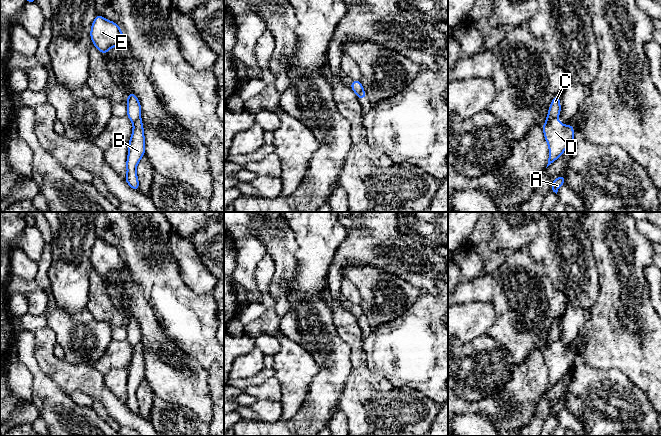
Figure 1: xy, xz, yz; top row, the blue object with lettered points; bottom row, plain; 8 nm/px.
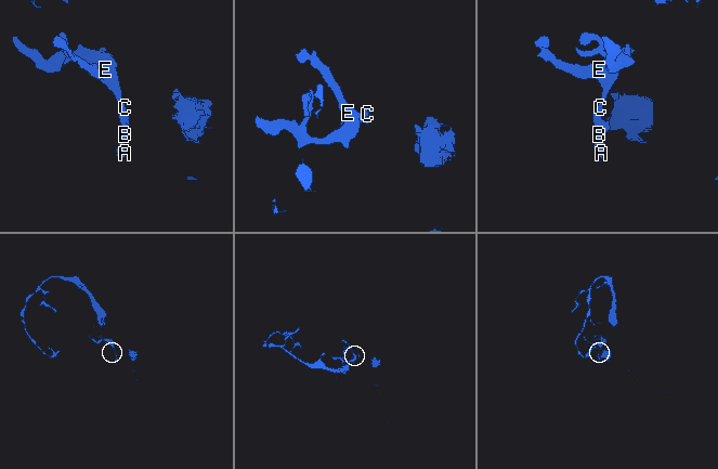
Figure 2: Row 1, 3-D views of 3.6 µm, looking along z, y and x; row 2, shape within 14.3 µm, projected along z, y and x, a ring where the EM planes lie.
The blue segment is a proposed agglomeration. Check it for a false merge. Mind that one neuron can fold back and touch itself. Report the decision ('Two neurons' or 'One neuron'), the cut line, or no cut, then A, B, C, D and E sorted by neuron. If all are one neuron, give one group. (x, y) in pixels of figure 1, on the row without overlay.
Two neurons. Split along yz (556, 341), (543, 352). Groups: A B D / C E

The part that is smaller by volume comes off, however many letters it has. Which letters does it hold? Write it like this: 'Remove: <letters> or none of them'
Remove: A, B, D

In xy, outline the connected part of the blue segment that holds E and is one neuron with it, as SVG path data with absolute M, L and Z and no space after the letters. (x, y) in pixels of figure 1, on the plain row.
M98 238L91 249L90 261L93 269L103 279L109 273L125 266L124 258L119 249Z

